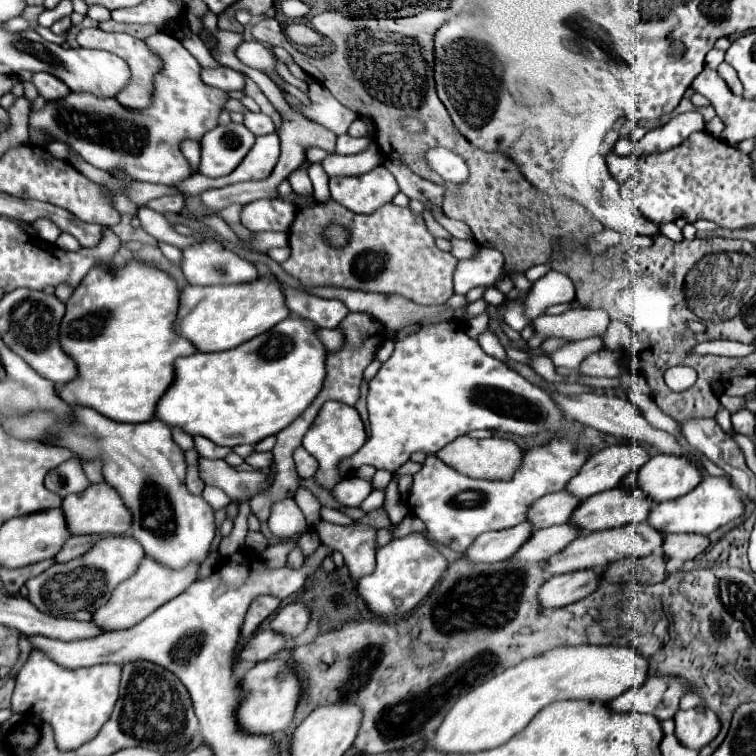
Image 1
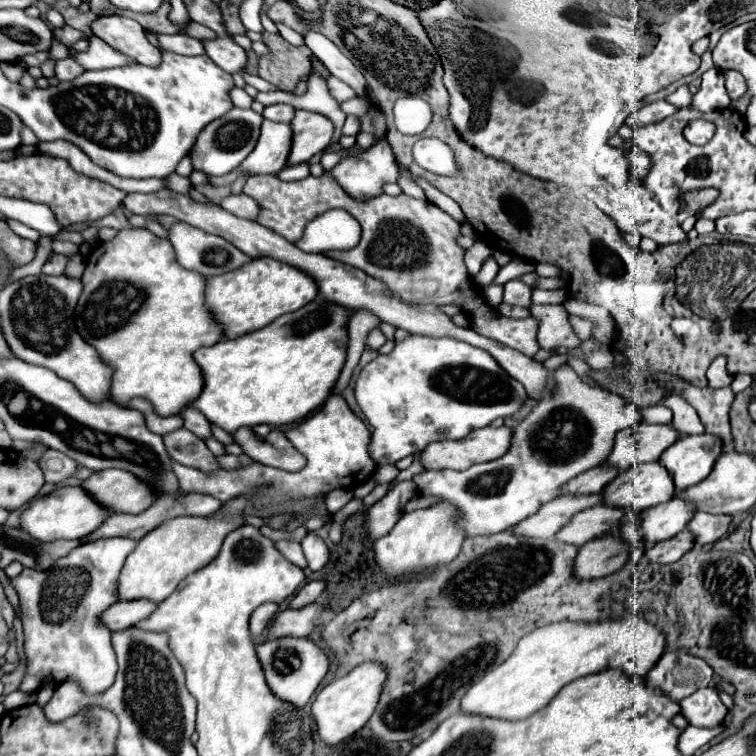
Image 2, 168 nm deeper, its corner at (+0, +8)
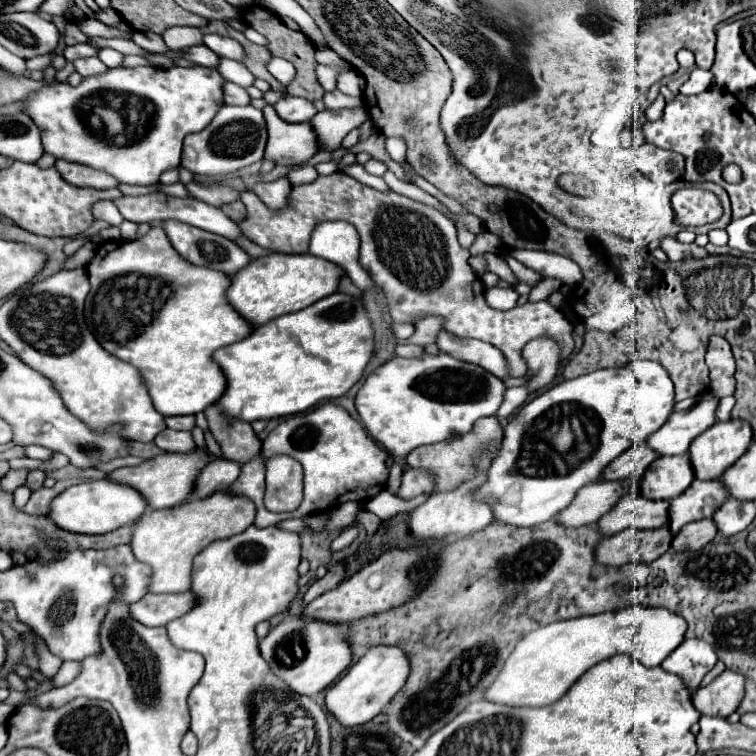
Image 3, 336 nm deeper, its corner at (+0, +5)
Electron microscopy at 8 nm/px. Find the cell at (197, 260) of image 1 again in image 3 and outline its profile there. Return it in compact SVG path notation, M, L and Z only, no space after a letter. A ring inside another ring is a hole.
M166 220L162 228L176 252L196 266L208 266L232 276L250 262L250 256L234 240L224 236L192 228L178 220Z

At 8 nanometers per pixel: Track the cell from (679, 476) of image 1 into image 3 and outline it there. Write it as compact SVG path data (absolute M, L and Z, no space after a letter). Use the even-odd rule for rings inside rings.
M746 420L716 422L700 434L690 448L696 478L720 478L754 442L752 426Z

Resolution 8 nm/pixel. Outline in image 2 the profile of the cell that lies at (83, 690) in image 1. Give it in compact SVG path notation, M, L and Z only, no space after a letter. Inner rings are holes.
M110 537L110 539L100 539L96 543L84 543L76 549L72 549L66 557L58 559L54 567L46 571L36 571L36 569L24 569L20 577L10 579L12 585L18 591L20 597L20 609L22 609L22 623L24 623L24 653L26 653L26 673L20 683L20 691L32 693L38 691L44 685L58 687L64 681L76 681L80 689L86 695L100 695L108 687L112 687L112 681L118 671L116 663L116 653L112 649L110 641L110 631L100 625L98 617L102 611L110 607L110 603L118 601L116 599L116 583L120 569L126 561L126 557L136 549L134 539L128 537Z

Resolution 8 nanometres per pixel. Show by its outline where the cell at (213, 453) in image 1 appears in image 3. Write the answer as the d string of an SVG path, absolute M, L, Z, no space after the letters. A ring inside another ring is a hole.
M166 416L164 422L172 430L192 430L196 426L194 416Z

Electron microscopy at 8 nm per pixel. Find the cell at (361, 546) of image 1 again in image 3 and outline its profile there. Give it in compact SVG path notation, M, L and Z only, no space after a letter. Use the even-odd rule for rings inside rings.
M408 468L402 476L402 486L400 486L398 496L404 500L410 500L410 498L416 498L420 494L432 494L434 486L436 486L434 476L428 470Z

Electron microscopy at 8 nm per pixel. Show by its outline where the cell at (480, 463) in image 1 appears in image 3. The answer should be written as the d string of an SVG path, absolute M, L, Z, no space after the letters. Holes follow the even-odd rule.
M496 416L480 418L468 434L458 434L456 438L448 438L448 440L438 442L438 444L414 448L406 456L406 462L412 468L424 468L424 470L428 468L434 474L434 478L436 478L436 490L450 490L456 484L460 484L462 480L472 478L472 474L474 474L472 464L474 464L474 458L482 454L482 446L492 442L492 440L498 440L500 436L502 436L502 428L500 428Z

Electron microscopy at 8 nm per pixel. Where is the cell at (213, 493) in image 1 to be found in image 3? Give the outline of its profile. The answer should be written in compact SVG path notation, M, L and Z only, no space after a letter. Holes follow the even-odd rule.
M324 402L322 406L310 412L296 414L280 422L262 442L260 456L248 460L242 466L240 478L228 490L236 494L246 494L256 504L254 524L258 528L266 528L266 526L276 526L278 522L288 518L304 518L310 514L326 512L328 508L348 500L366 502L370 498L372 486L378 486L378 490L384 490L386 486L388 480L386 460L388 460L388 452L380 448L342 406ZM278 454L296 458L304 468L304 482L306 482L304 500L300 508L284 514L272 514L264 505L266 460Z

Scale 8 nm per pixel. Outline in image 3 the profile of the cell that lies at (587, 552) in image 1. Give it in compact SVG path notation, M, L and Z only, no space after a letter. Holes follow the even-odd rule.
M720 478L694 480L684 494L672 500L670 530L678 532L686 522L712 516L728 500L728 490Z

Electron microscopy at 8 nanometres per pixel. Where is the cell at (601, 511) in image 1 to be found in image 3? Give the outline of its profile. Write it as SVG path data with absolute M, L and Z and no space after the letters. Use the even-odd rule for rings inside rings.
M688 452L680 456L660 456L642 478L640 492L652 500L672 500L680 496L694 480L694 468Z

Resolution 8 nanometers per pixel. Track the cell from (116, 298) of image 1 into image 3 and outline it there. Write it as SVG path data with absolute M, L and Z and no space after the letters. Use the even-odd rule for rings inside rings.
M160 226L150 228L144 238L134 242L102 242L86 270L92 284L84 308L88 328L104 350L140 370L156 410L164 416L184 416L198 414L218 402L220 394L224 394L226 378L212 360L212 354L222 346L244 340L252 332L250 322L226 300L230 276L220 270L186 262L168 242L168 236Z

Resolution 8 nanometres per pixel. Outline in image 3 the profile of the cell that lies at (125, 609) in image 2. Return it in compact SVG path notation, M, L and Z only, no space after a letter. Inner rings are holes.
M192 590L180 594L146 594L140 602L132 604L132 616L146 626L166 626L170 620L188 614L196 606L196 596Z

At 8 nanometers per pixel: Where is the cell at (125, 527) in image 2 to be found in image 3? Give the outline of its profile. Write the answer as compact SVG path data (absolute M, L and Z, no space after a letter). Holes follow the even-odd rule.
M218 458L214 462L210 462L202 470L202 474L198 476L196 490L192 492L192 496L188 500L210 496L216 490L226 490L238 478L240 466L242 466L240 462L232 462L232 460L224 460L224 458Z

